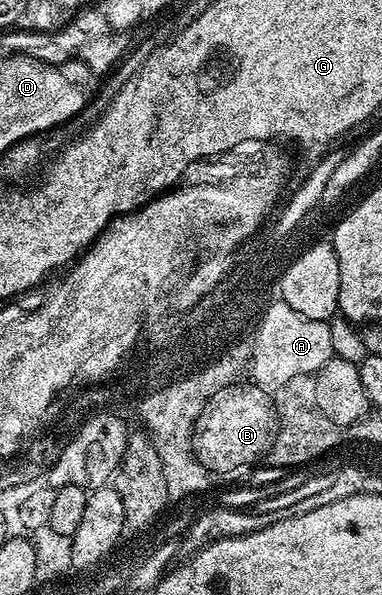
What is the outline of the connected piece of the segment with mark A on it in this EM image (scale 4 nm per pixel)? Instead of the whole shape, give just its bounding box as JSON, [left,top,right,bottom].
[250,305,336,382]

